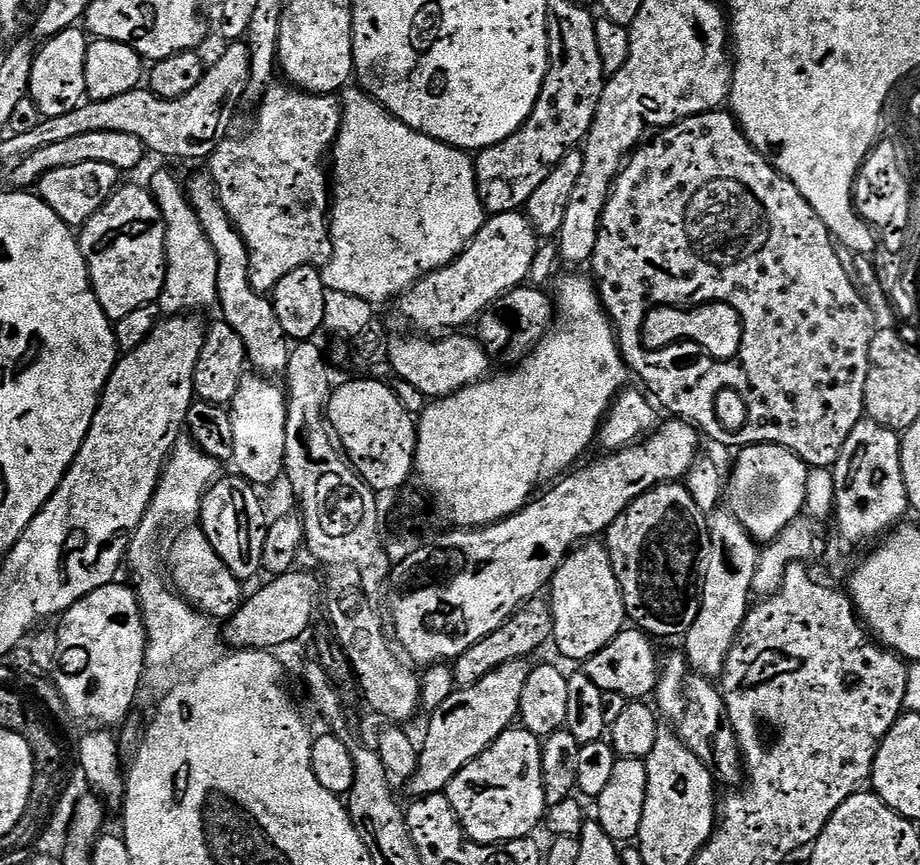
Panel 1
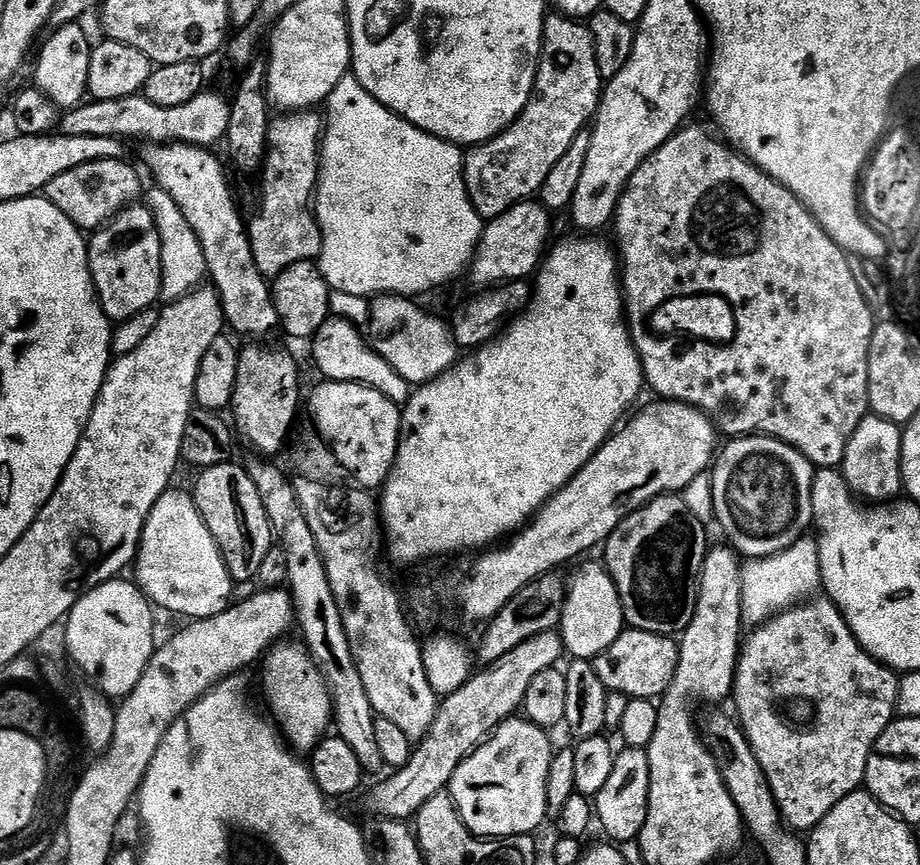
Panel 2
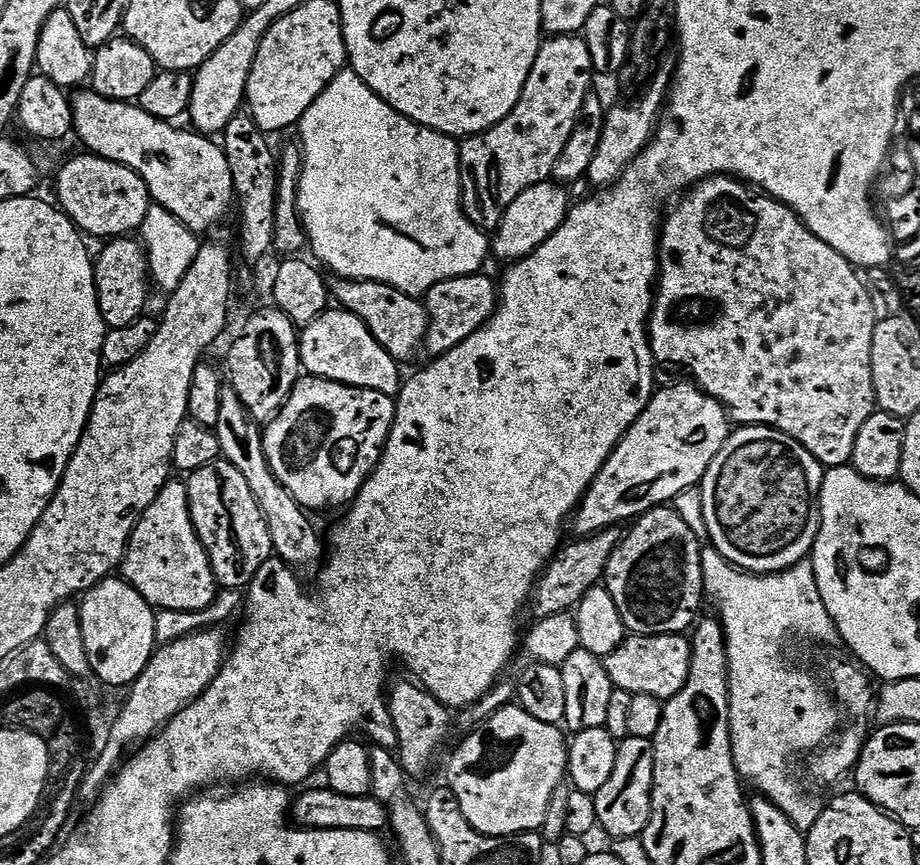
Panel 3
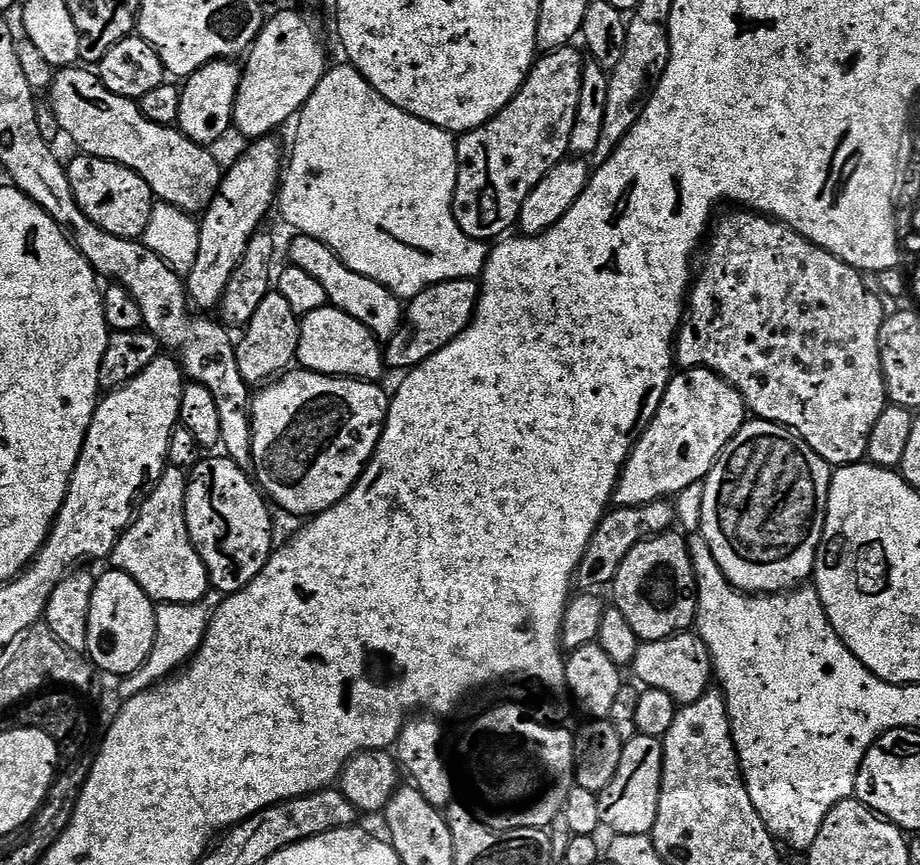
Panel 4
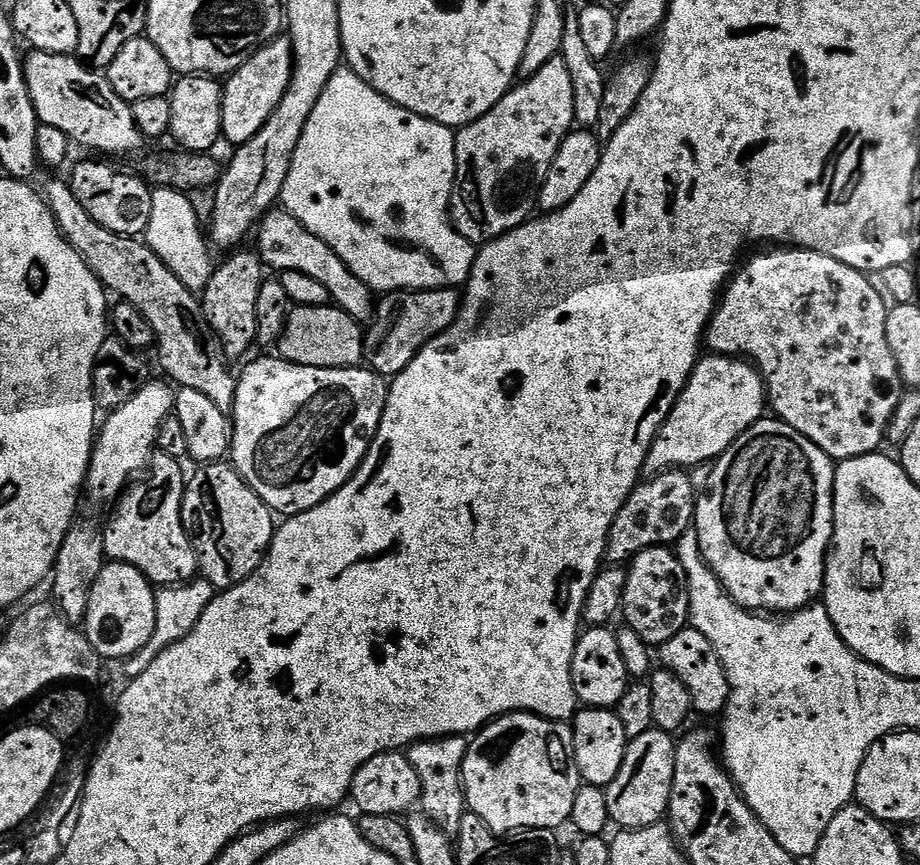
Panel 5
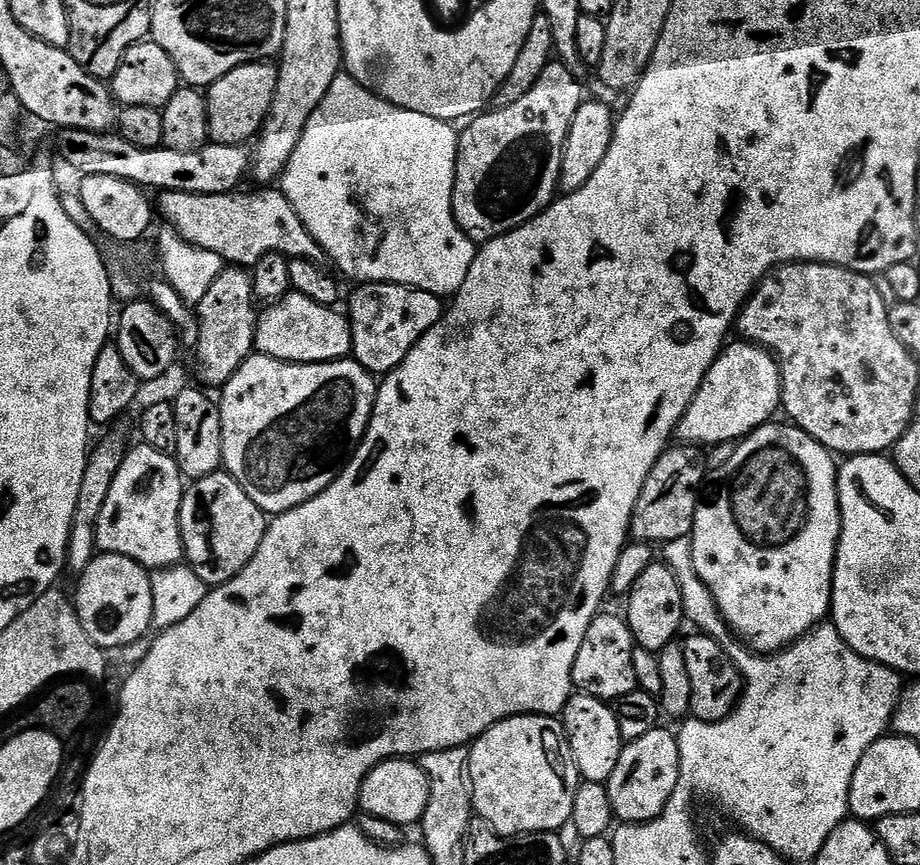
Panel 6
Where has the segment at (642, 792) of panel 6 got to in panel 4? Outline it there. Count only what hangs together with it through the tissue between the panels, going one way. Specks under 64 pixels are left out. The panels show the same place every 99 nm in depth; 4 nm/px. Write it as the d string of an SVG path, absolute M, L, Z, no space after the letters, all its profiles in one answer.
M639 735L632 740L624 741L622 762L618 762L618 771L610 778L610 786L599 793L602 810L601 825L609 828L609 833L625 836L638 834L647 836L651 833L658 818L658 798L662 786L662 762L664 746L658 737Z

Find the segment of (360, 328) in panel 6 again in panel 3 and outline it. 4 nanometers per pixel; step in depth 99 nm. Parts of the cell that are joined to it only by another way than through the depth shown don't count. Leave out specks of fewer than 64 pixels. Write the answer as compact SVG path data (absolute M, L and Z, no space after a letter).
M477 274L475 276L459 276L446 282L438 282L423 297L422 303L428 311L428 332L424 336L423 351L435 358L454 350L470 334L474 334L496 312L498 303L498 284L494 279Z

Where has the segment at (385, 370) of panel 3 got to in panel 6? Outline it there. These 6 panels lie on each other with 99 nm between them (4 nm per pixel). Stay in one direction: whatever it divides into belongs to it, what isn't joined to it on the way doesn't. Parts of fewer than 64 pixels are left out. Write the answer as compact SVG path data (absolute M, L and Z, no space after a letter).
M289 292L281 300L269 303L268 308L256 318L255 351L261 356L269 356L275 360L284 360L287 364L329 364L332 360L345 359L352 350L352 328L348 325L347 315L343 311L327 304L310 302L297 292Z

